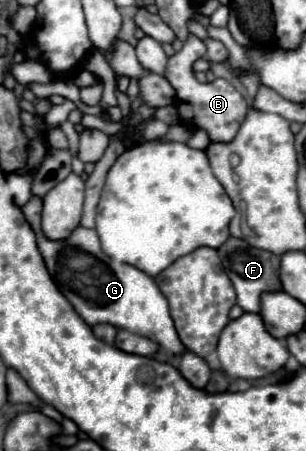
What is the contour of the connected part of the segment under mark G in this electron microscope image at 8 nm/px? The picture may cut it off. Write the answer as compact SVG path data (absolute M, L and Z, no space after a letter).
M33 196L23 206L23 214L37 234L37 246L47 264L47 270L51 272L51 278L59 286L61 294L71 302L75 312L89 326L107 322L115 328L125 328L129 332L149 336L169 354L179 354L185 350L169 316L167 300L151 276L129 264L115 262L107 254L103 254L97 232L91 228L77 226L67 244L65 240L45 240L45 234L41 232L41 204L37 196Z

